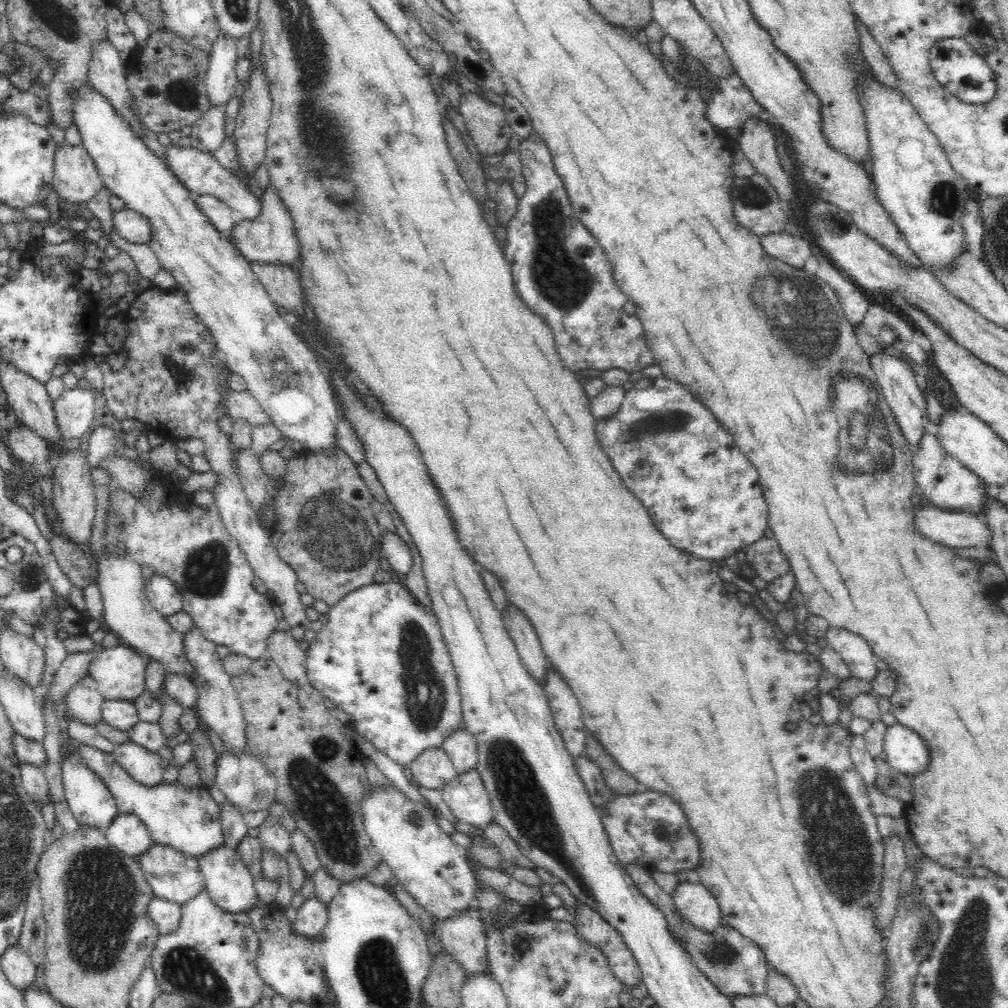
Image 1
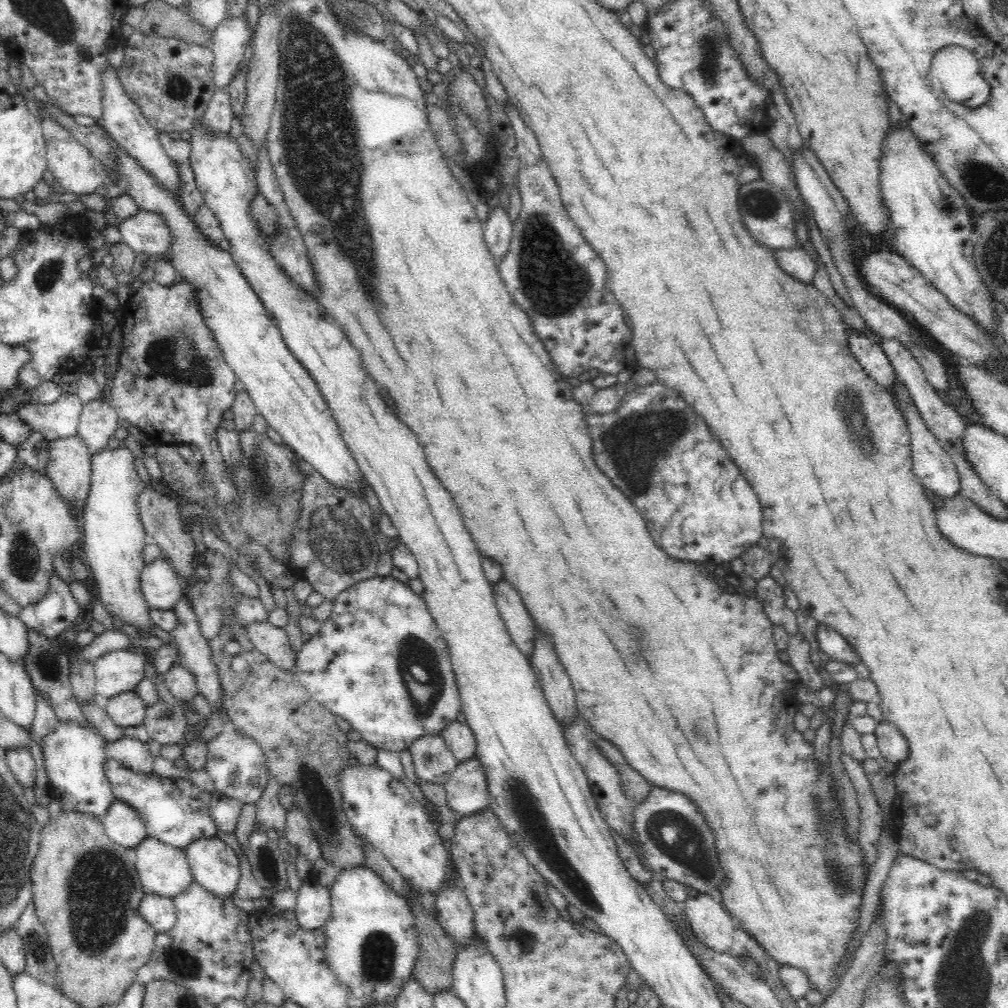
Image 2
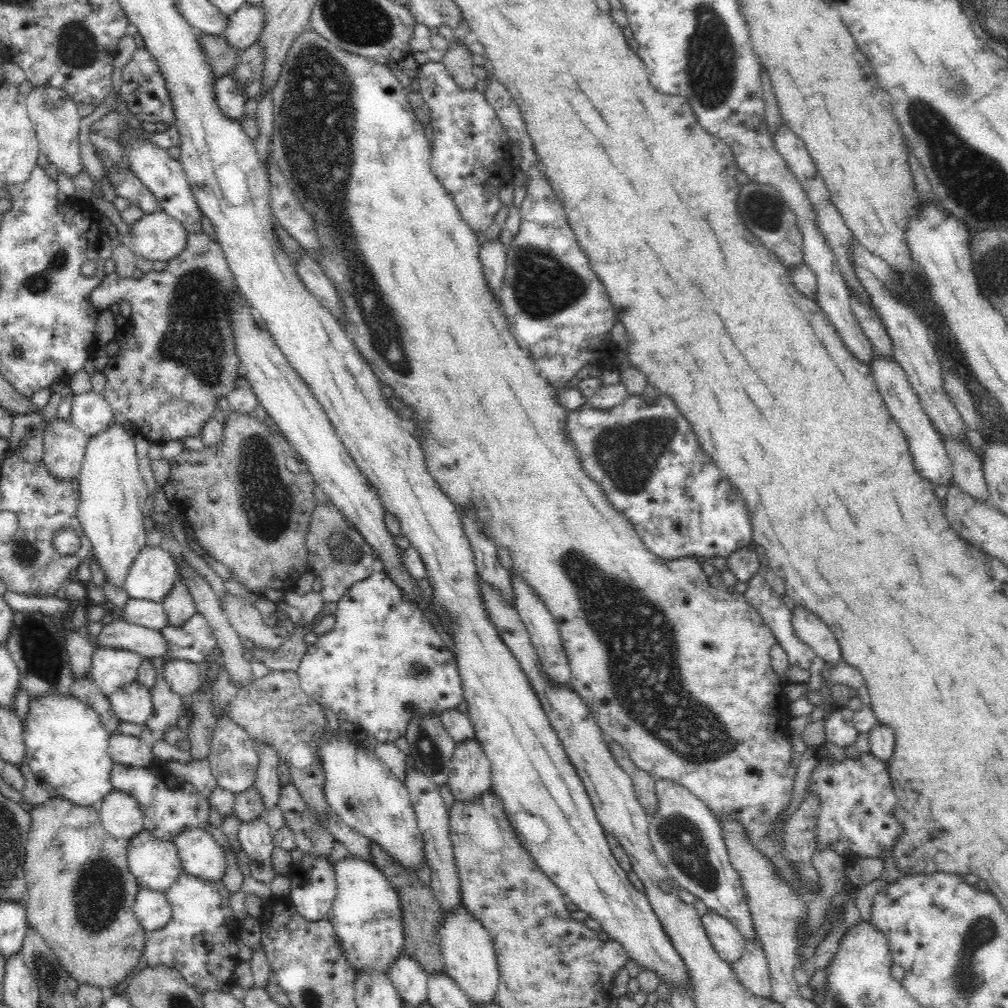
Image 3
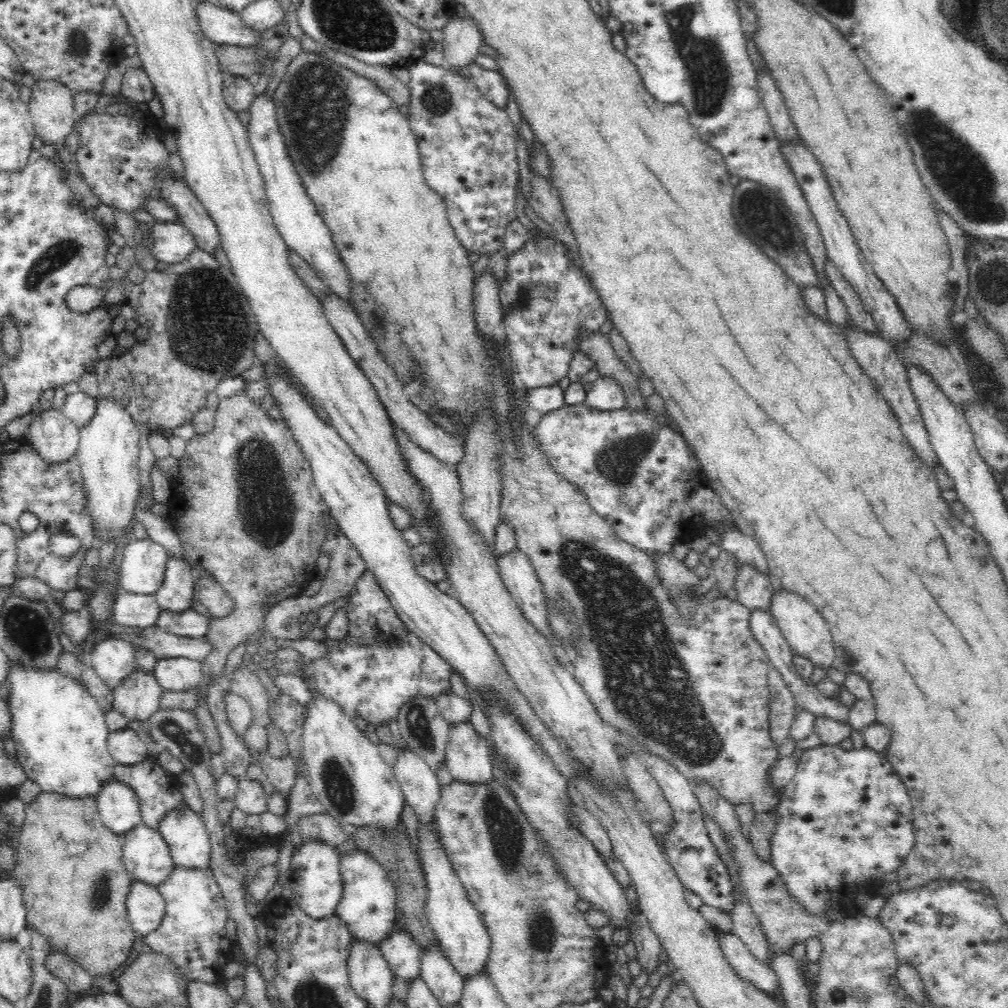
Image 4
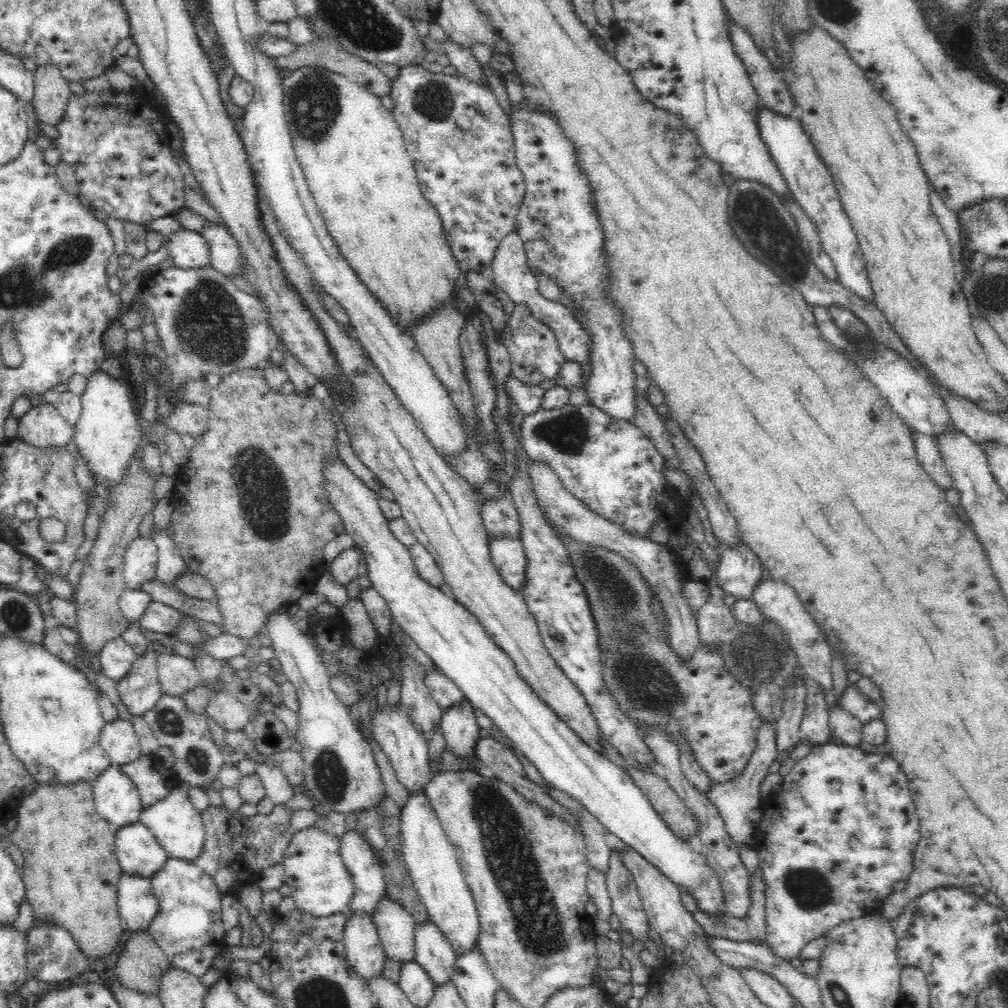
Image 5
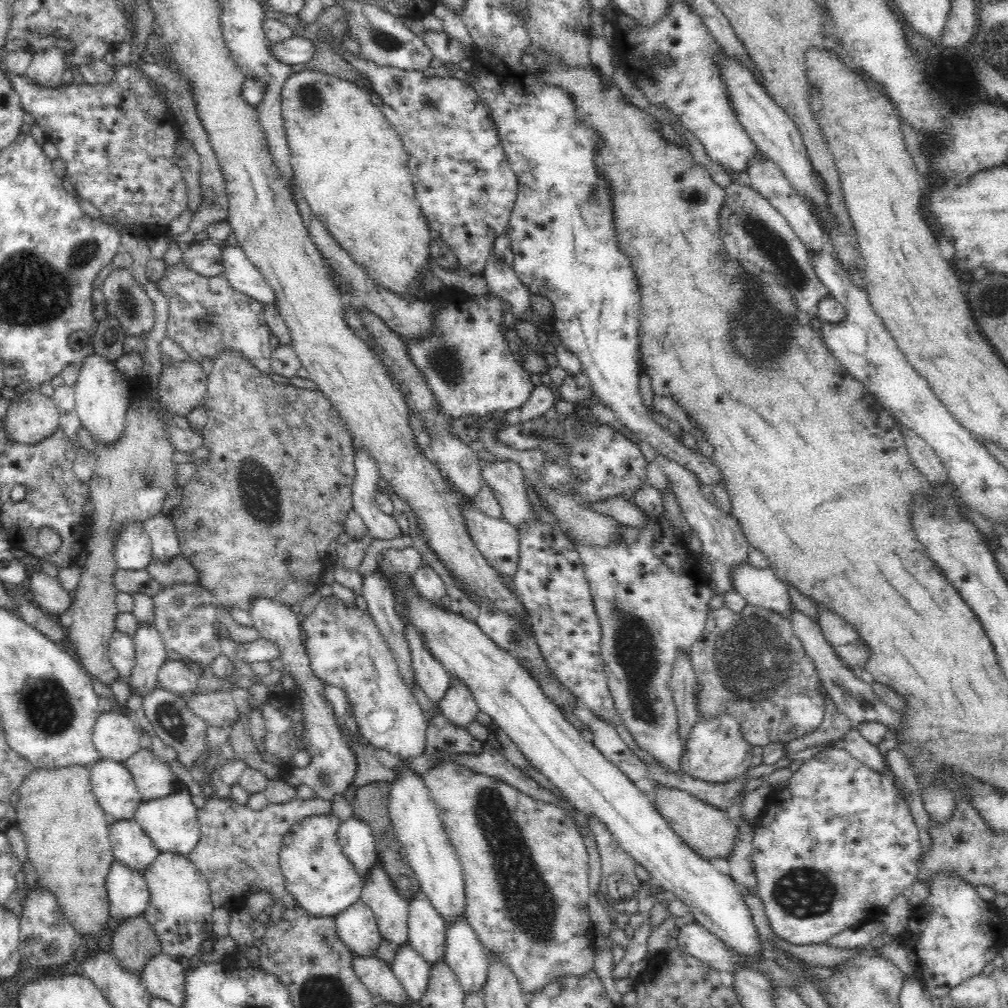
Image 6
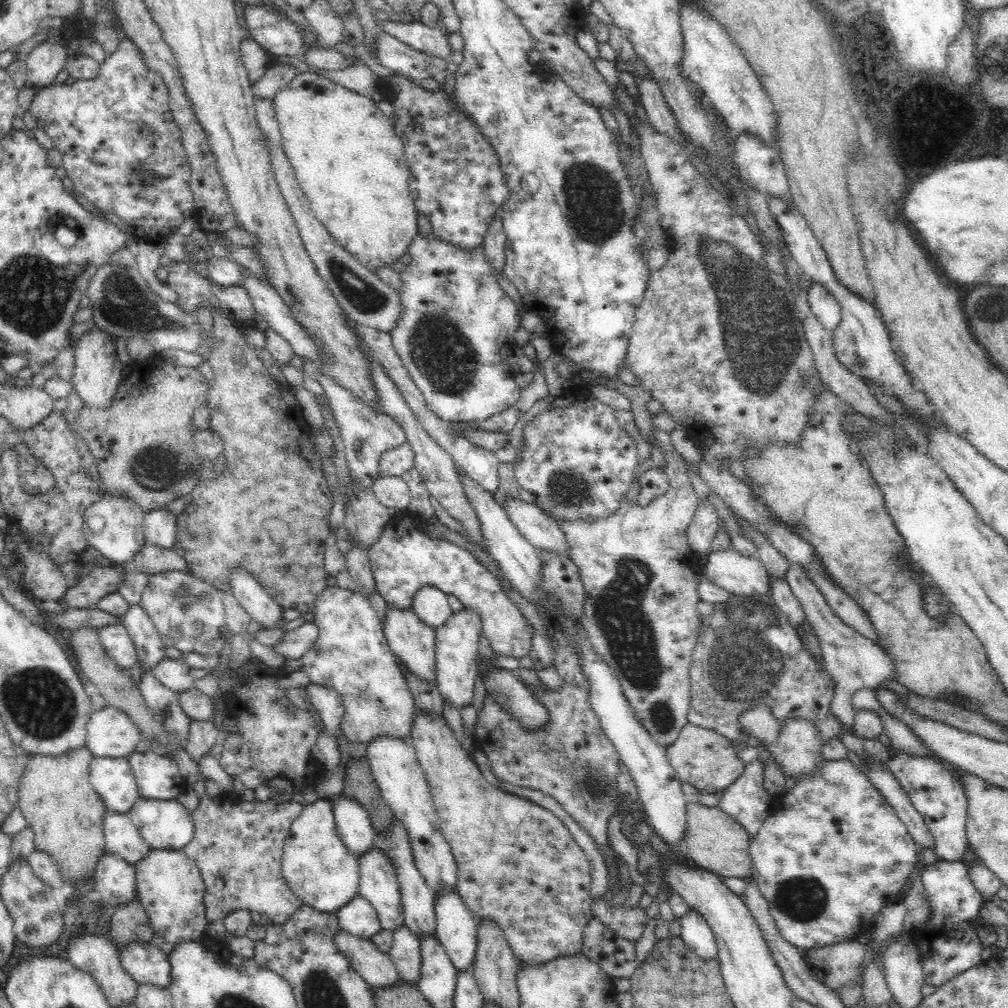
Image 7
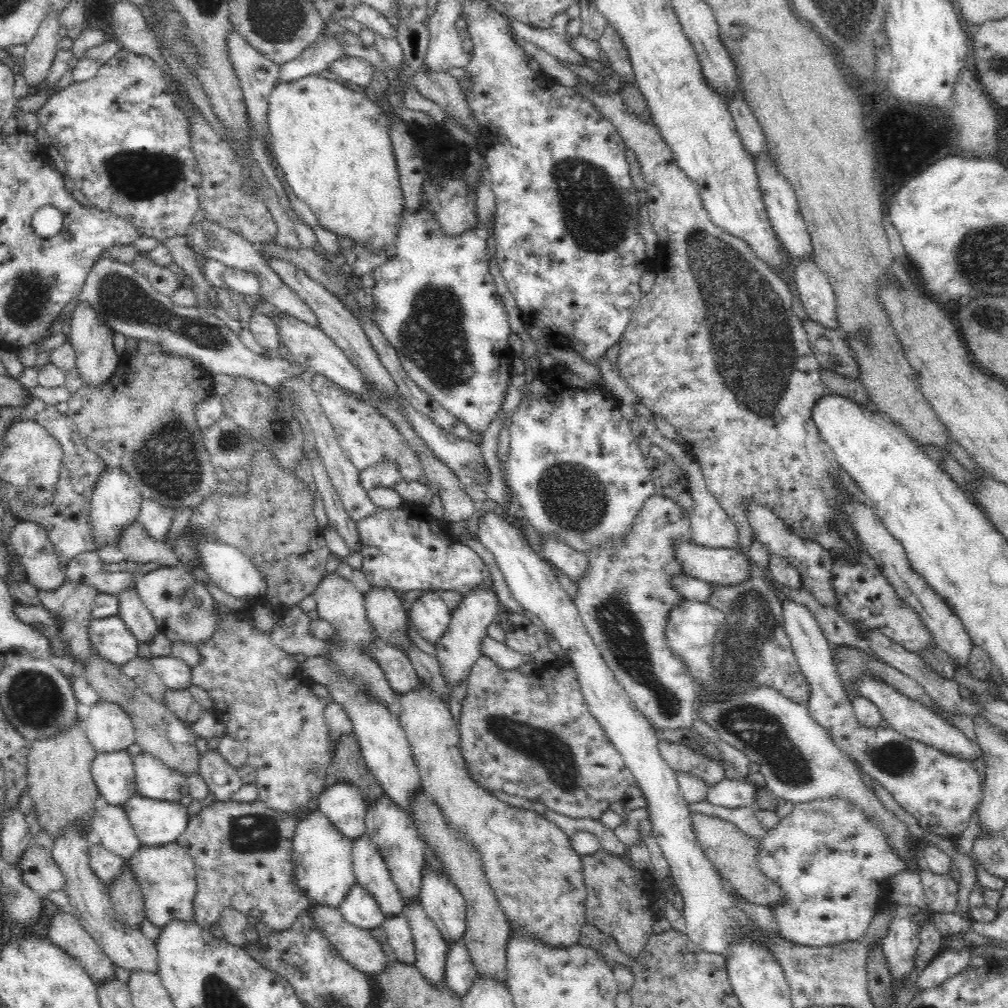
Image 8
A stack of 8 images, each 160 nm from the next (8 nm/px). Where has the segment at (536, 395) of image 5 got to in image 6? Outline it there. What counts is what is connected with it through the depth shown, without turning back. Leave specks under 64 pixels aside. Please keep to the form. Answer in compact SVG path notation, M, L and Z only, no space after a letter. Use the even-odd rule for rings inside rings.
M460 290L442 291L434 296L424 295L423 299L432 304L433 332L420 339L402 337L406 343L408 357L414 367L426 377L426 383L432 392L435 406L446 417L487 416L498 411L508 411L525 404L534 389L528 377L529 372L514 360L508 342L505 339L504 312L510 312L510 303L500 299L494 293L476 296Z

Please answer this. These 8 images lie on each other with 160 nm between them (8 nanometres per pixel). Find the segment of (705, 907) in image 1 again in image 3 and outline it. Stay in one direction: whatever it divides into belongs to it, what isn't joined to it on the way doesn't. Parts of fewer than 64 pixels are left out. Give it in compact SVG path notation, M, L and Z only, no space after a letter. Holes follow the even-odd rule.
M710 911L701 919L719 957L730 964L741 959L745 948L745 938L728 919Z

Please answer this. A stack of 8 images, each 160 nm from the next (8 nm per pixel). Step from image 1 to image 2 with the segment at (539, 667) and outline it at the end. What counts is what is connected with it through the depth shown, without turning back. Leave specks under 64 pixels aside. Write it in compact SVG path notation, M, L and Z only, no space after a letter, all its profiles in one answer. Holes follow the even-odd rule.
M500 578L496 584L492 584L492 588L496 608L509 635L522 654L529 657L534 650L534 619L518 591L505 578Z

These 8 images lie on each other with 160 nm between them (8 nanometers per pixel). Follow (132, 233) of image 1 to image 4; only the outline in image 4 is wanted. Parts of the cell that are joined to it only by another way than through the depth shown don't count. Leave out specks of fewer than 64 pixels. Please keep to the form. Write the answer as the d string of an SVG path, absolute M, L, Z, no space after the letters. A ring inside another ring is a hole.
M158 221L148 236L150 250L158 262L180 264L196 248L191 232L180 222Z

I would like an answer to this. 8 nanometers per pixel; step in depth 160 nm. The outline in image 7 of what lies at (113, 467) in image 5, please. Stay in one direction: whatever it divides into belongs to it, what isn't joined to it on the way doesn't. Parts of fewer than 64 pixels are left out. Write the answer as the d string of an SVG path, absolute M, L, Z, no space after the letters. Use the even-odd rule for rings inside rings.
M92 328L77 341L75 349L75 366L70 382L76 393L82 398L86 407L106 409L114 399L122 376L122 365L116 353L115 338L100 328Z

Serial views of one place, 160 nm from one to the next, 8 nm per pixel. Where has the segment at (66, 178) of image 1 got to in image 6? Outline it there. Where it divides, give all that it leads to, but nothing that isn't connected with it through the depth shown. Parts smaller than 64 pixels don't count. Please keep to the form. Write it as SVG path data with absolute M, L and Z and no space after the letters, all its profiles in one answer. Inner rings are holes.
M46 48L32 54L25 75L38 84L54 88L62 82L62 72L66 68L66 53L59 48Z

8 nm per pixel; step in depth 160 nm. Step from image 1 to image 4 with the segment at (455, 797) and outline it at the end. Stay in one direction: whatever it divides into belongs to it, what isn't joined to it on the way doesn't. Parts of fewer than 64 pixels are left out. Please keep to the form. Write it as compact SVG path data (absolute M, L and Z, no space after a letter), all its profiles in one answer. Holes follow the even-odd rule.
M462 720L448 730L445 763L454 780L483 784L493 780L488 738L482 738L470 720Z

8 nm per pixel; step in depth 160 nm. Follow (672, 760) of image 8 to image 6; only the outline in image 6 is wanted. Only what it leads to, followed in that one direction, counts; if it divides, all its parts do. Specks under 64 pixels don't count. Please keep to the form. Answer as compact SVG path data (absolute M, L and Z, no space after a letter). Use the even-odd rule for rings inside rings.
M720 715L713 719L699 718L690 730L687 744L684 745L681 754L681 772L711 784L732 782L751 768L752 748L743 740L738 721L732 715Z

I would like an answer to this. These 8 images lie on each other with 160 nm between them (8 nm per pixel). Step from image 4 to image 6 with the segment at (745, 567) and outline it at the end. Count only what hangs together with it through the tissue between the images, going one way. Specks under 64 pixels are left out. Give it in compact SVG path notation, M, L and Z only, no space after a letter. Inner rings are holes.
M658 455L657 460L662 466L667 479L672 482L672 488L682 509L683 516L690 528L694 528L694 531L698 533L698 537L703 544L703 550L700 552L701 560L708 561L712 565L712 572L706 575L706 584L718 595L732 591L730 568L734 568L742 562L748 562L748 548L751 548L751 544L741 530L739 521L730 515L724 514L701 493L702 486L692 471L684 469L684 467L664 457L664 455Z

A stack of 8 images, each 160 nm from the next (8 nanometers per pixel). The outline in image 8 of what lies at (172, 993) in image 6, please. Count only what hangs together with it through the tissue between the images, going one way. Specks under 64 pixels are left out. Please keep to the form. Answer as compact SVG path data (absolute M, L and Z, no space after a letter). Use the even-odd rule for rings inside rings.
M68 824L62 832L54 837L51 853L58 863L62 875L66 877L65 894L69 898L68 912L74 915L86 932L100 945L100 948L115 961L118 966L126 970L143 970L156 972L158 957L156 957L156 943L144 936L139 928L124 925L115 915L113 904L106 884L102 883L90 866L88 834L90 828L85 824Z

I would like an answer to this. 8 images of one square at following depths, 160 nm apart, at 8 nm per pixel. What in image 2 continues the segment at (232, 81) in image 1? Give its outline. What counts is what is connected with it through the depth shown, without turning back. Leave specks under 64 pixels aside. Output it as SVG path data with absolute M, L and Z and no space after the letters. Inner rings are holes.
M244 14L226 17L214 30L211 36L210 49L214 56L212 76L217 88L224 88L230 84L232 76L236 74L239 64L244 60L246 49L251 45L254 28L251 28Z

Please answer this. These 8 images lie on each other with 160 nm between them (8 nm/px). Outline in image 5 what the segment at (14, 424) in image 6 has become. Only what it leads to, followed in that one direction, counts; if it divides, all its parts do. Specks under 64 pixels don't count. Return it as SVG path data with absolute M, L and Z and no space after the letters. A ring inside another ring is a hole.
M35 401L32 408L18 419L16 437L32 446L64 446L73 444L73 425L68 424L50 403Z

